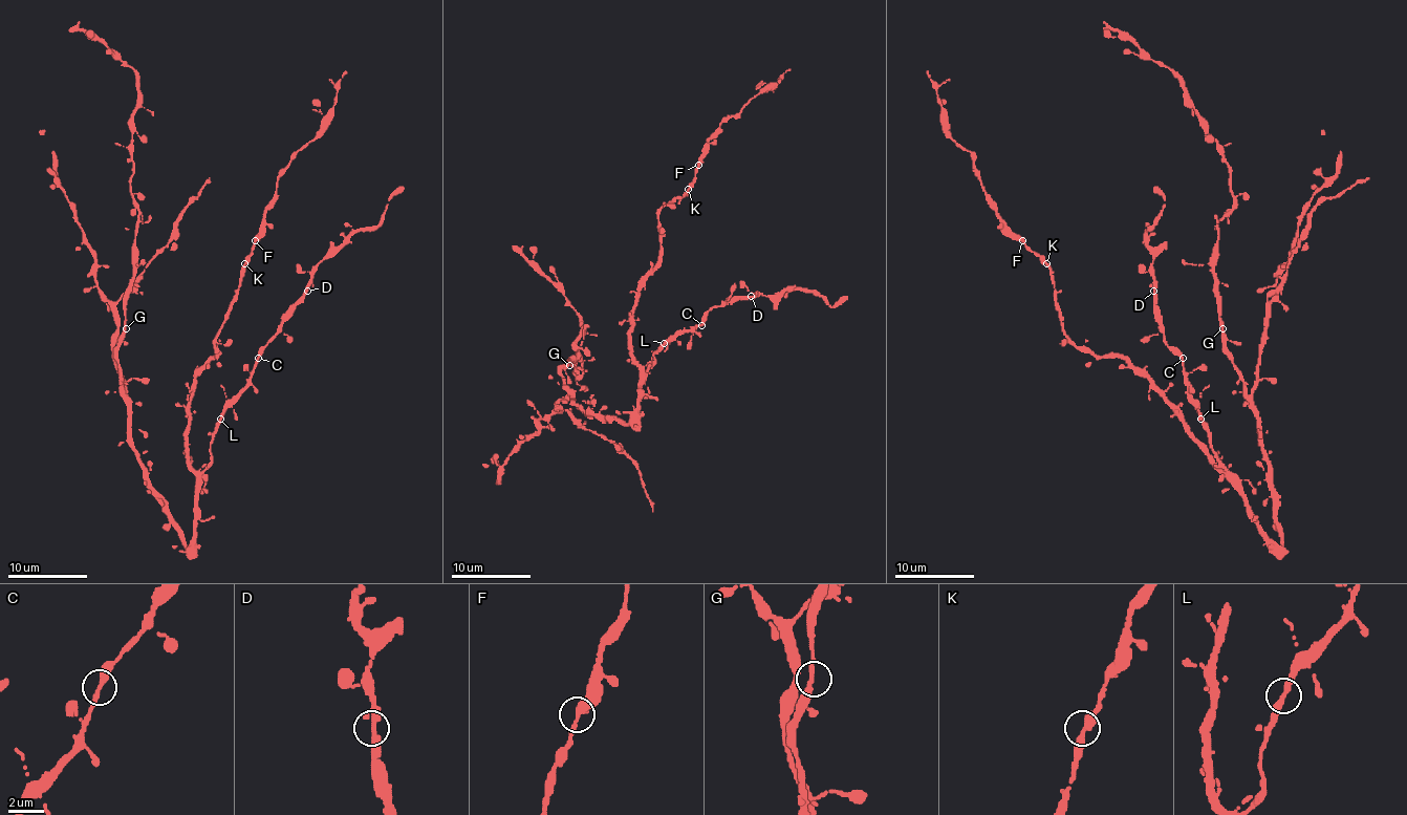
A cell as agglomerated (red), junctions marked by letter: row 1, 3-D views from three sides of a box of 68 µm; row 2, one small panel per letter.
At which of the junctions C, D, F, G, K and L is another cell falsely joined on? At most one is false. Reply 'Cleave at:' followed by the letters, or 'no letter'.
Cleave at: no letter

